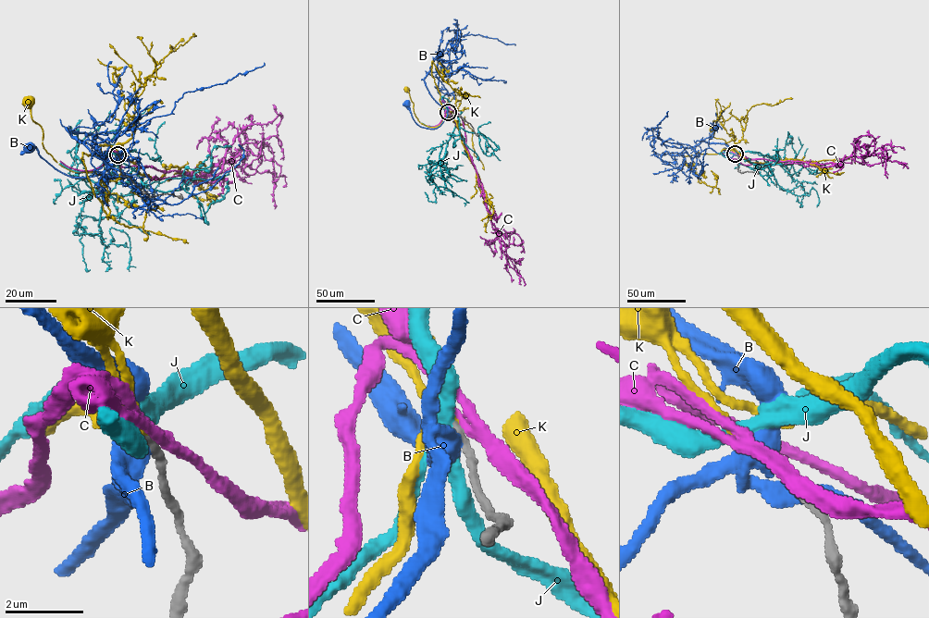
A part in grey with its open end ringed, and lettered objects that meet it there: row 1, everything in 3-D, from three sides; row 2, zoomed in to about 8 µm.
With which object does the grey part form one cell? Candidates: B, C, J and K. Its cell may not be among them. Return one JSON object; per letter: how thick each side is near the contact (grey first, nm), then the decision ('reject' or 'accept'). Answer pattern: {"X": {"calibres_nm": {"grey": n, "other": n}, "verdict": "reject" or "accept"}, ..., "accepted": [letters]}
{"B": {"calibres_nm": {"grey": 240, "other": 420}, "verdict": "reject"}, "C": {"calibres_nm": {"grey": 200, "other": 320}, "verdict": "reject"}, "J": {"calibres_nm": {"grey": 200, "other": 280}, "verdict": "reject"}, "K": {"calibres_nm": {"grey": 200, "other": 200}, "verdict": "accept"}, "accepted": ["K"]}

